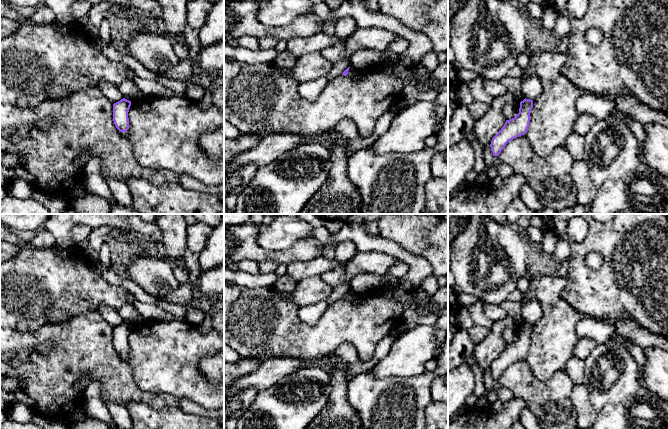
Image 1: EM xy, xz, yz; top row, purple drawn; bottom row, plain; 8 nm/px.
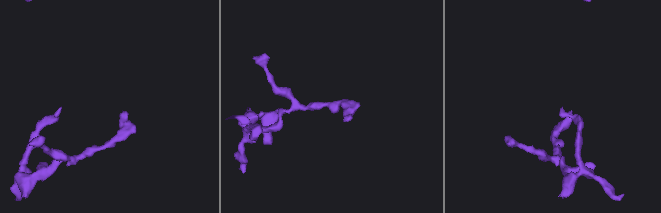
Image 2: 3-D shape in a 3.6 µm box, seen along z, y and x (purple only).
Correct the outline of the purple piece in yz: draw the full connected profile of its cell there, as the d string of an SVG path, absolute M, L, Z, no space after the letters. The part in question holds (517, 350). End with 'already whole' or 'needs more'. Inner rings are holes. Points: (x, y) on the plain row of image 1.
M525 322L520 326L519 337L514 342L506 344L501 354L493 361L490 368L493 380L499 380L509 365L527 356L532 332L533 324Z; already whole

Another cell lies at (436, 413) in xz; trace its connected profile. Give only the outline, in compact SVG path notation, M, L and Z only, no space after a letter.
M432 400L425 409L426 429L448 429L448 403Z

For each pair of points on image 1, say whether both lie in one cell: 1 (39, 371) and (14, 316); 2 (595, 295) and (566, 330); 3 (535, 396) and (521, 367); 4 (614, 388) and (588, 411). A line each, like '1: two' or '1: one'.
1: two
2: two
3: one
4: two

